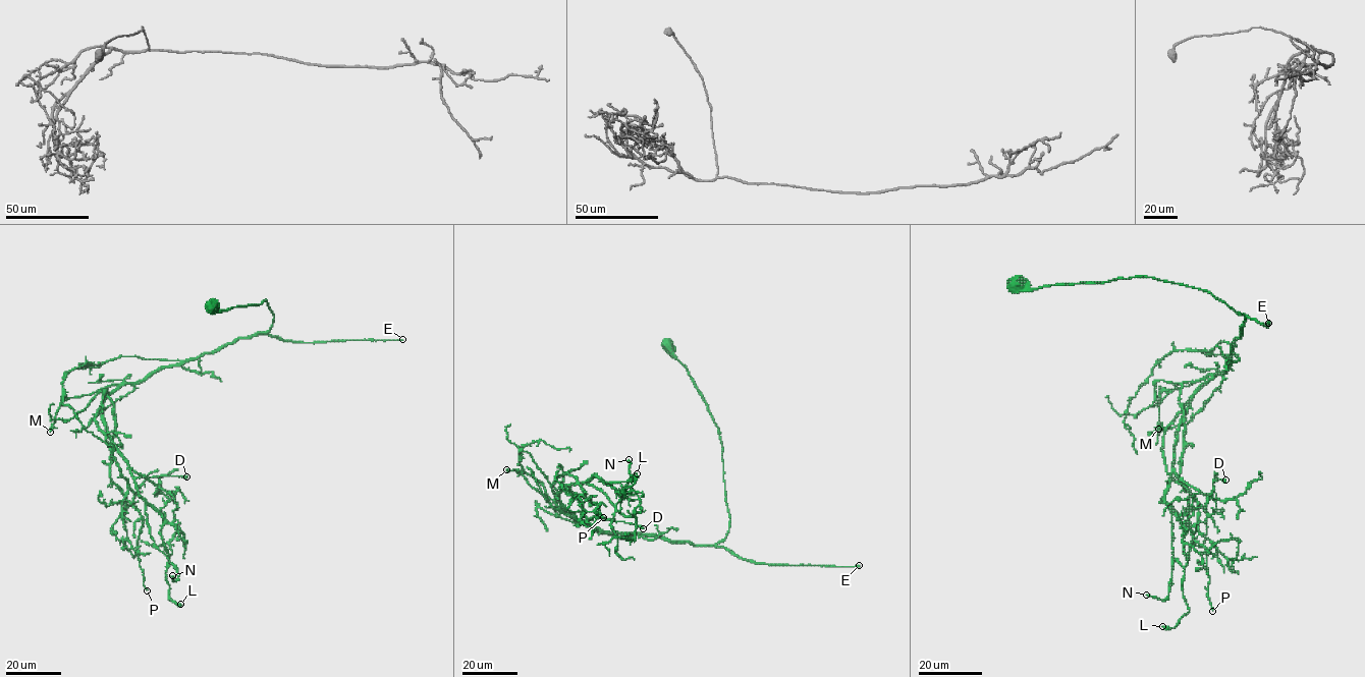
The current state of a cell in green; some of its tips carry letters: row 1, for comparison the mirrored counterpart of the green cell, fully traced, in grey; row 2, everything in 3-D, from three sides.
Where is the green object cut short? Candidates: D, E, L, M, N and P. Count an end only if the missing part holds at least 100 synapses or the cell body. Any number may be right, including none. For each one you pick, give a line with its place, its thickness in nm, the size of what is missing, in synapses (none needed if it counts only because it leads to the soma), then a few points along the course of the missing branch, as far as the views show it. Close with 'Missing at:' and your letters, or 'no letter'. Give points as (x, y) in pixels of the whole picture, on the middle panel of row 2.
E: Place: (859, 565). Thickness 260 nm. Roughly 250 synapses
Missing at: E

